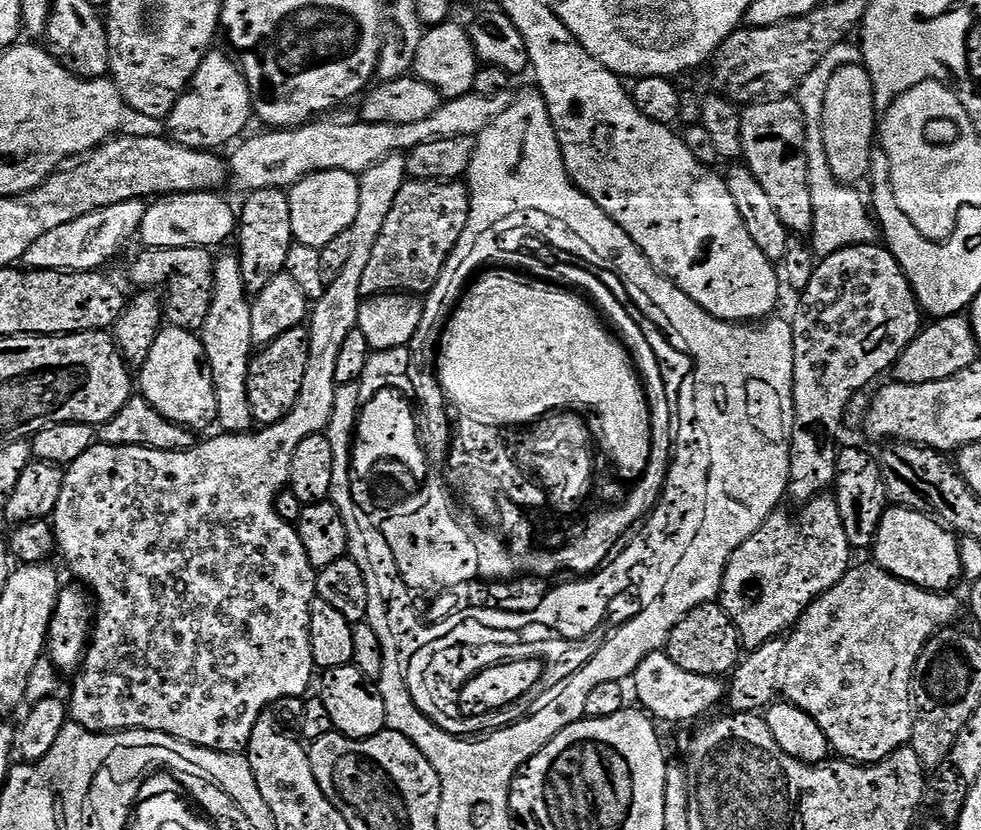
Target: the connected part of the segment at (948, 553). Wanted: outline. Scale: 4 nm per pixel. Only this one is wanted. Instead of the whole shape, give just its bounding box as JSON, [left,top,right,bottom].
[874,506,962,593]

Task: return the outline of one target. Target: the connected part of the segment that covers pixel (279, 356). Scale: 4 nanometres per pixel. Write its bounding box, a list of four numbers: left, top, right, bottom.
[246,327,307,425]

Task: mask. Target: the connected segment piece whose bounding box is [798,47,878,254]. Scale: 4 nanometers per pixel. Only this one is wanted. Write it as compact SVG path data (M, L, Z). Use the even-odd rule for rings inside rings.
M847 48L825 54L824 59L798 85L798 103L804 114L804 153L808 159L808 185L812 195L810 244L820 254L837 252L839 248L848 248L851 244L870 244L878 236L878 224L876 228L863 198L852 189L855 187L837 180L836 175L832 173L830 158L822 142L822 118L818 109L824 101L828 80L834 74L834 70L838 70L843 64L857 63L858 60L857 49L855 52L854 49Z

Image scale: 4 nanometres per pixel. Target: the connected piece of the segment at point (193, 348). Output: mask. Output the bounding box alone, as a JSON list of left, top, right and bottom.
[138,327,214,430]

